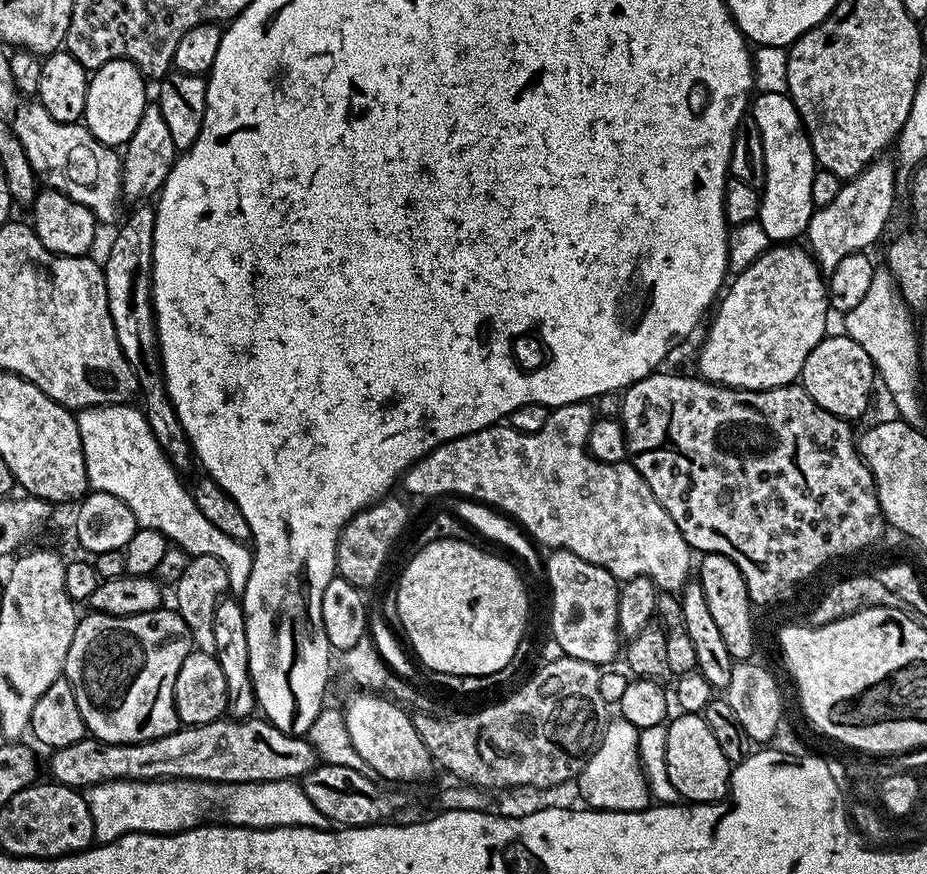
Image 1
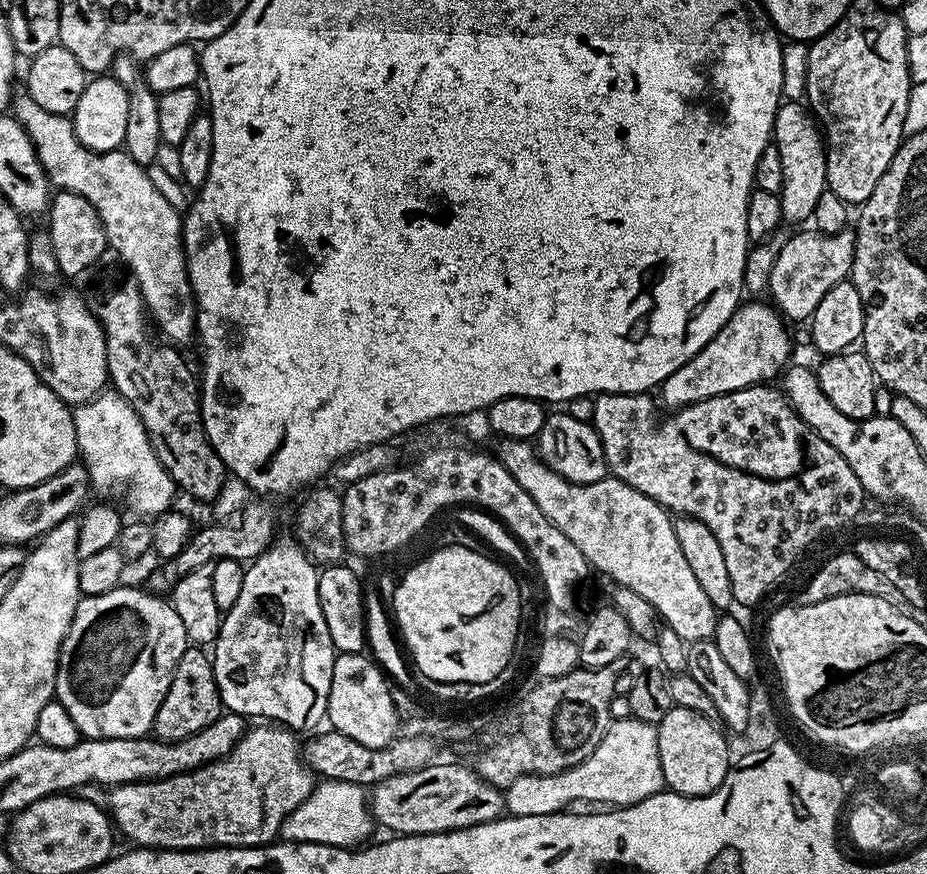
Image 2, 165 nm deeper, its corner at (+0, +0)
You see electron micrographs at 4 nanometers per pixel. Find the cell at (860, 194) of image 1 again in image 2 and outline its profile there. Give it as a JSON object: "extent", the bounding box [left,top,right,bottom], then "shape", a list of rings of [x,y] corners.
{"extent":[769,228,855,321],"shape":[[[809,228],[796,235],[793,233],[788,238],[774,264],[769,293],[777,309],[789,321],[809,321],[822,298],[851,275],[855,238],[855,233],[848,228],[832,235]]]}

